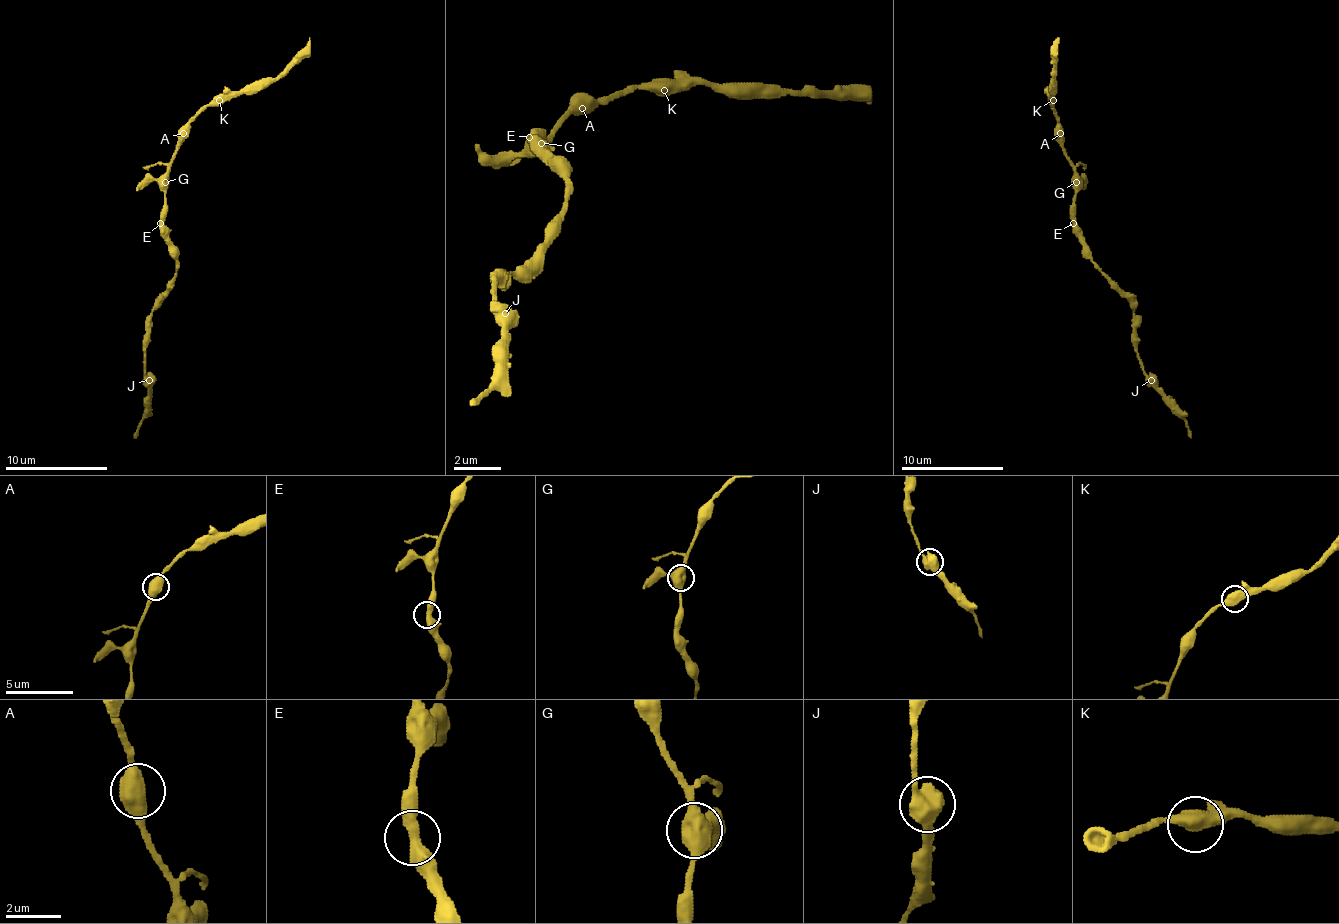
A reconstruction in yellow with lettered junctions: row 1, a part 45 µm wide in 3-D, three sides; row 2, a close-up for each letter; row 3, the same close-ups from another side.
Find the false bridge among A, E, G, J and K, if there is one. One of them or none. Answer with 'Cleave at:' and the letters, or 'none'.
Cleave at: none

